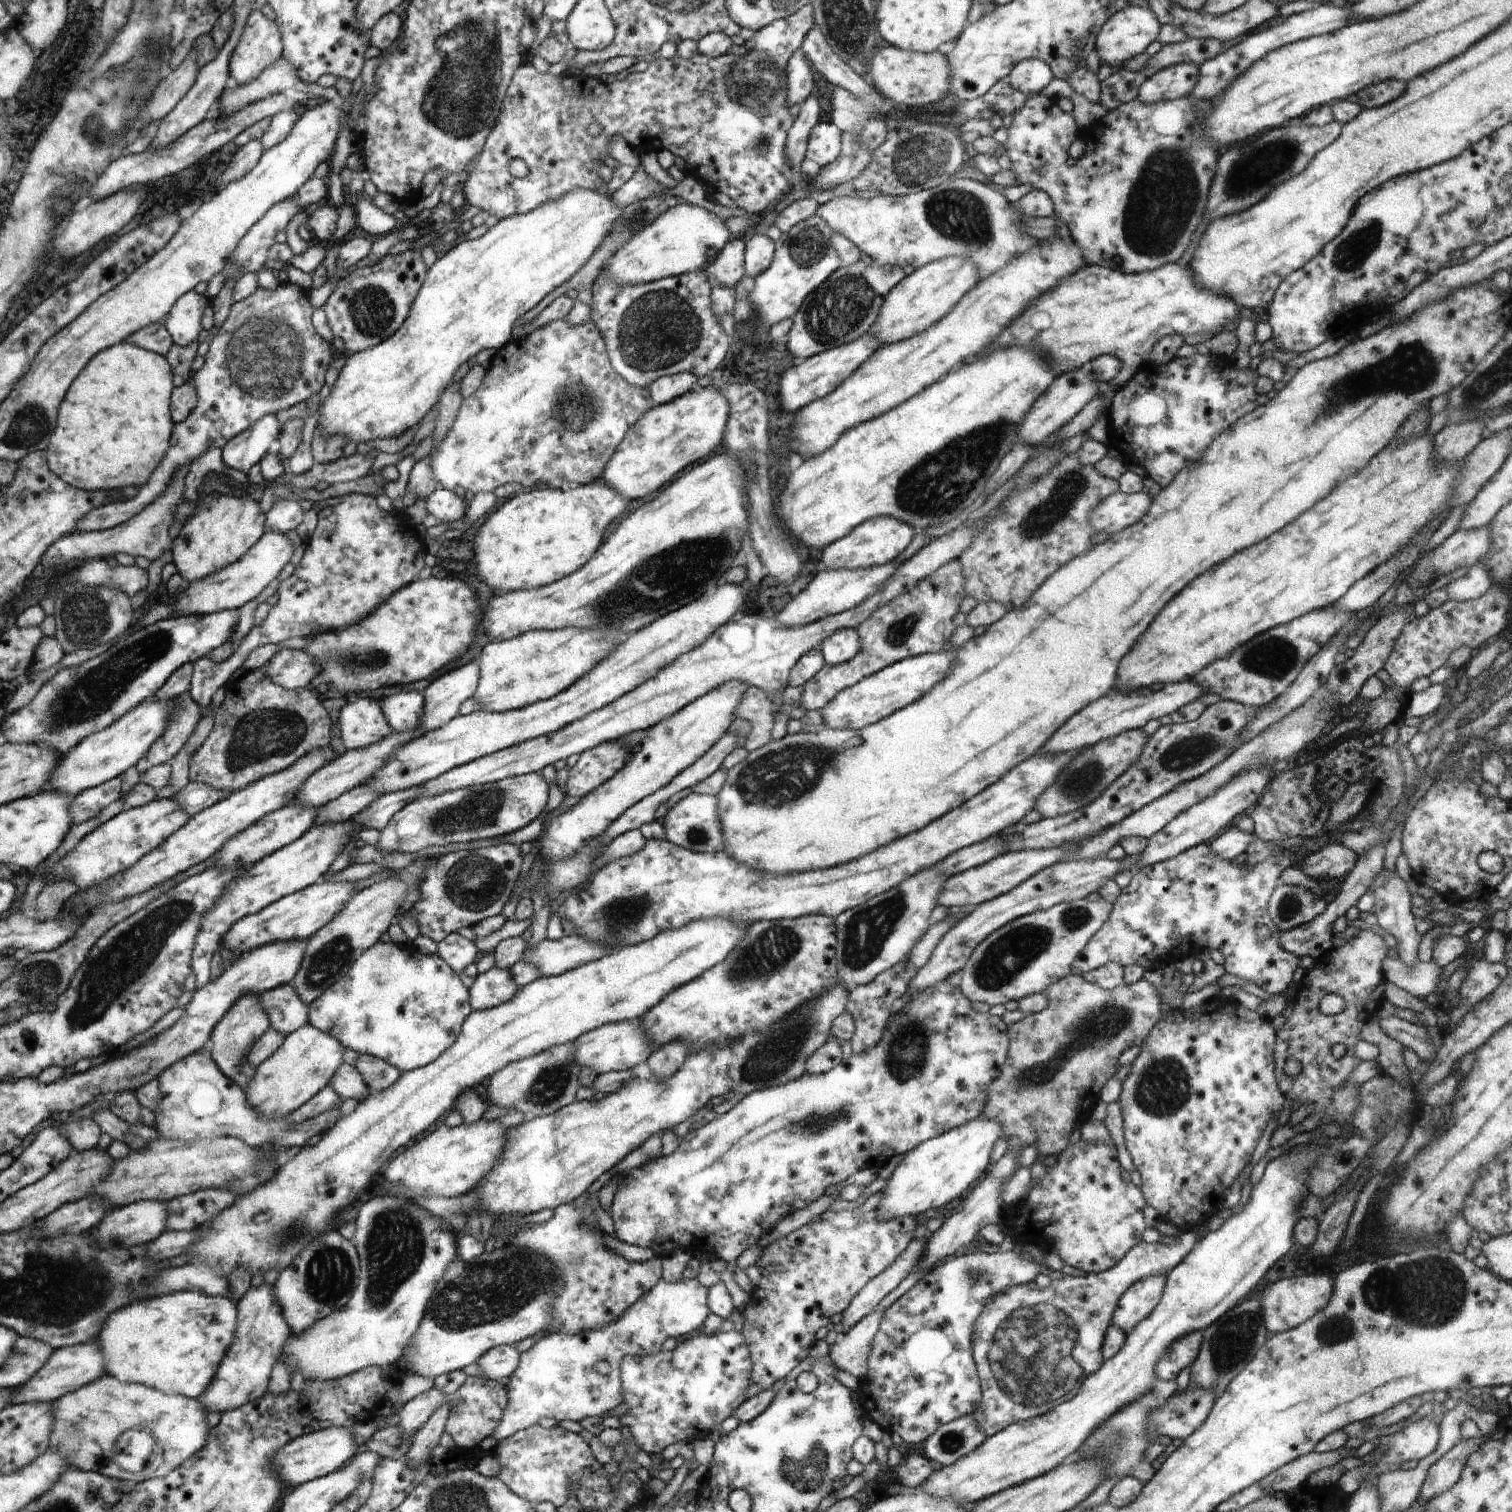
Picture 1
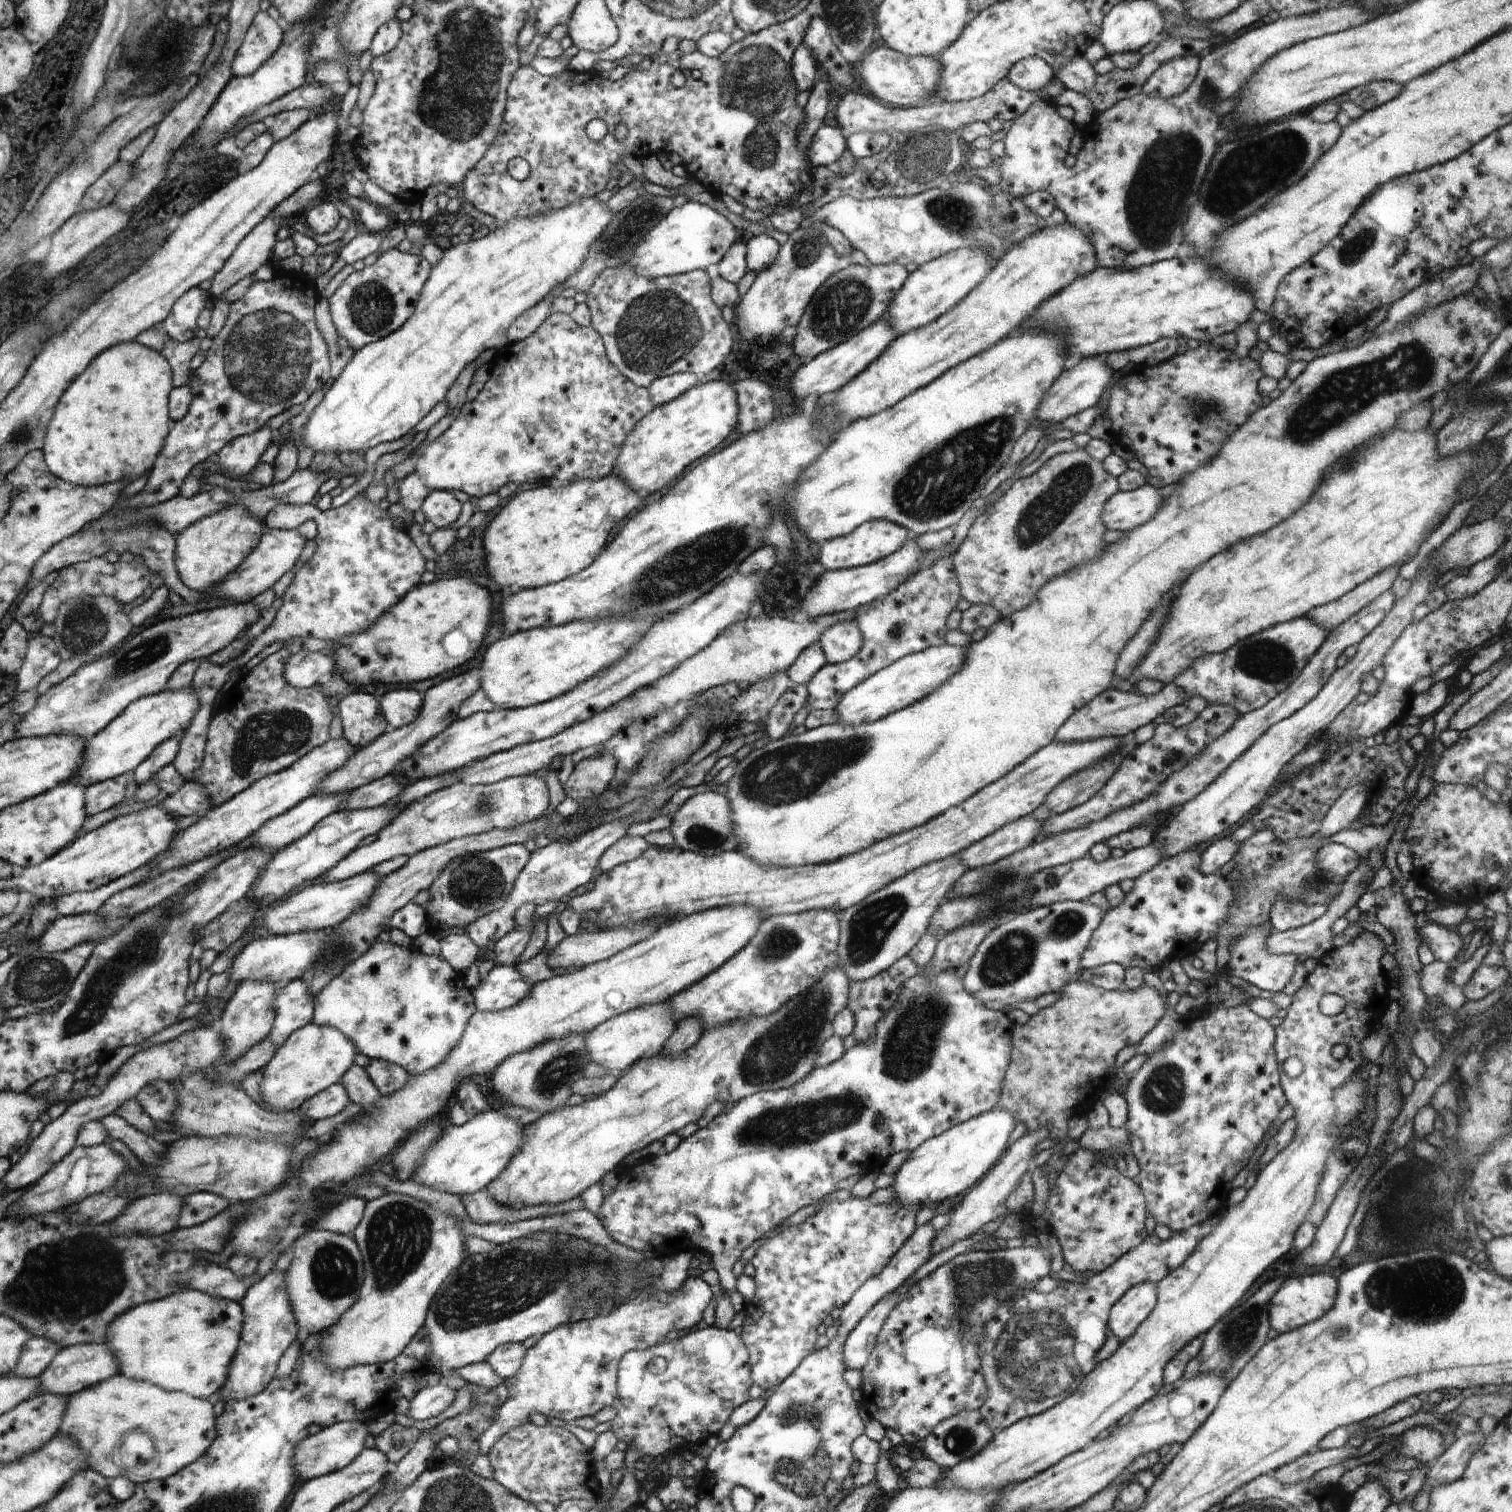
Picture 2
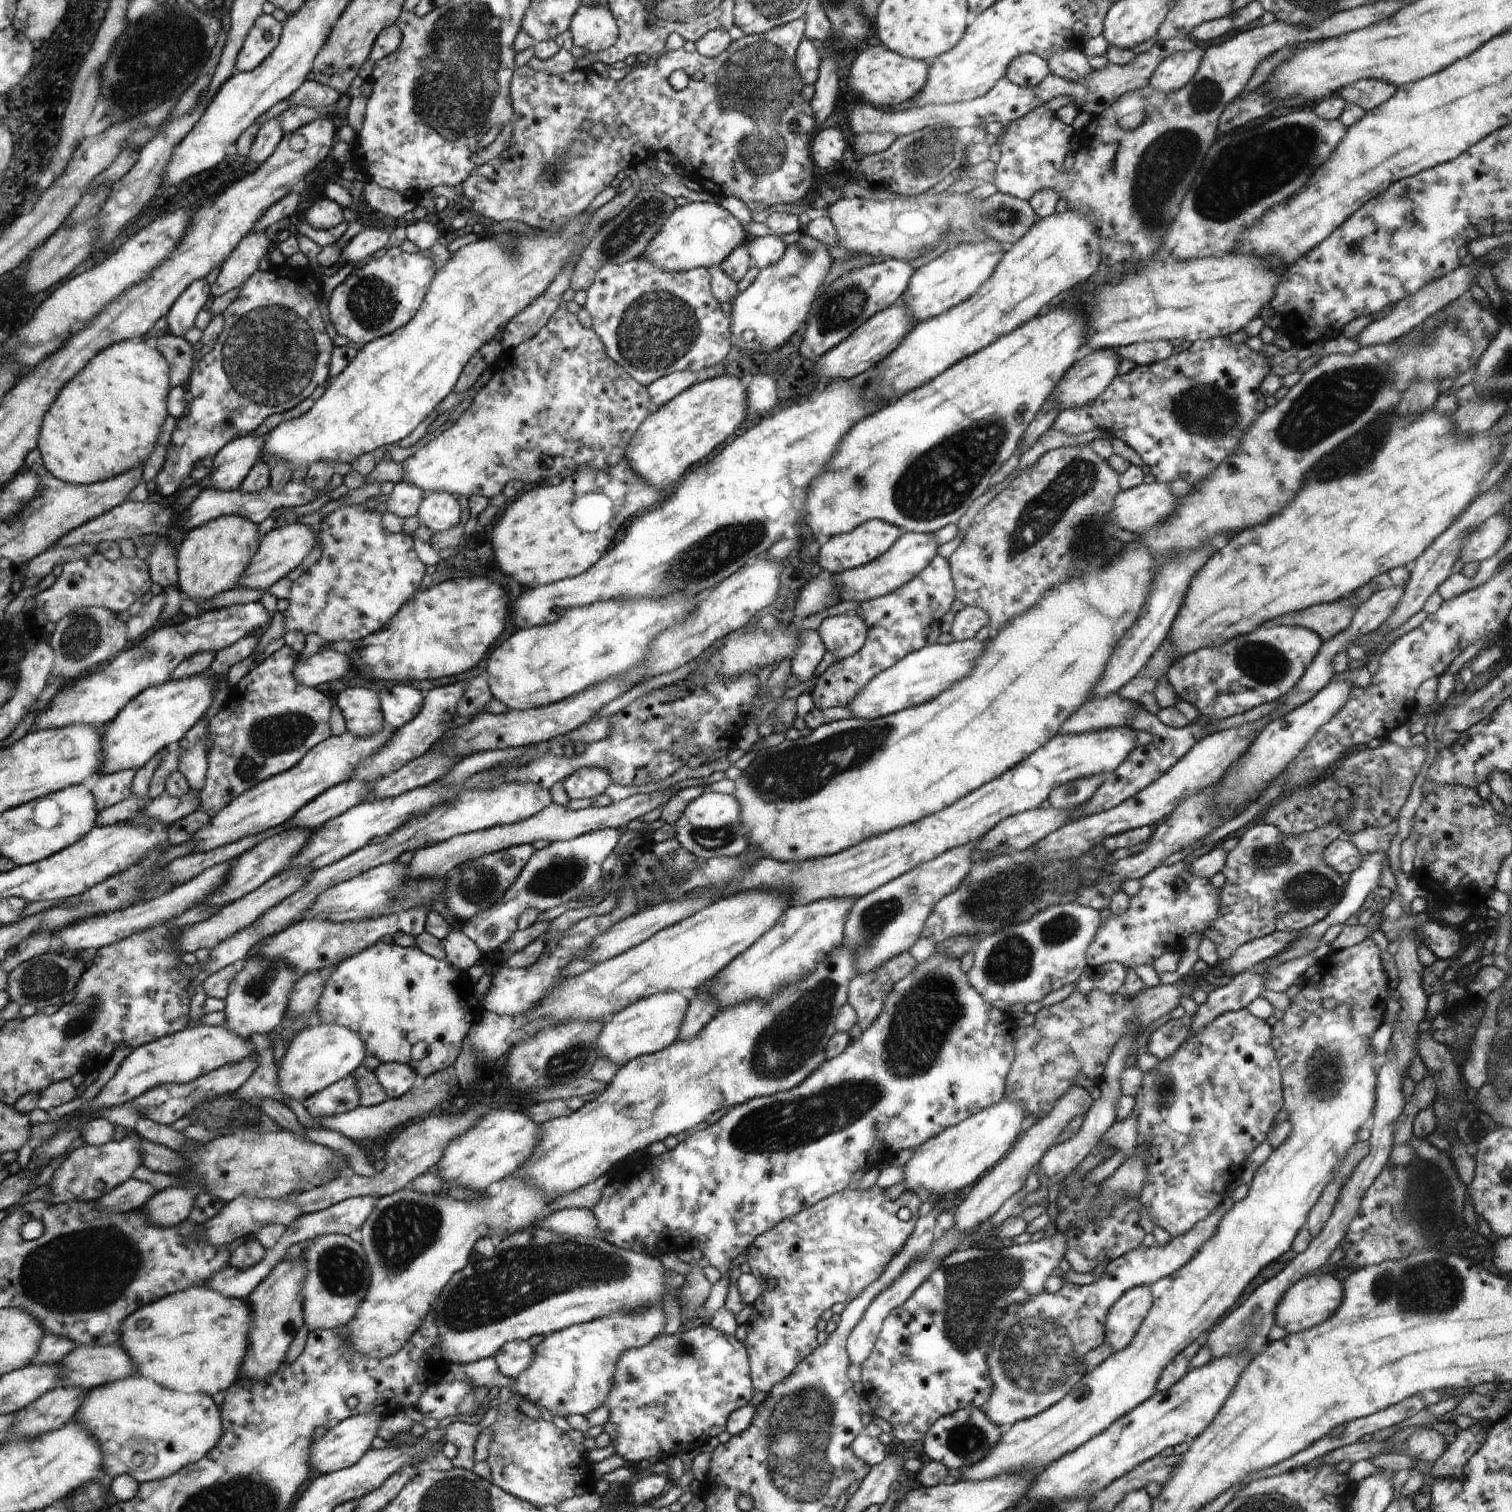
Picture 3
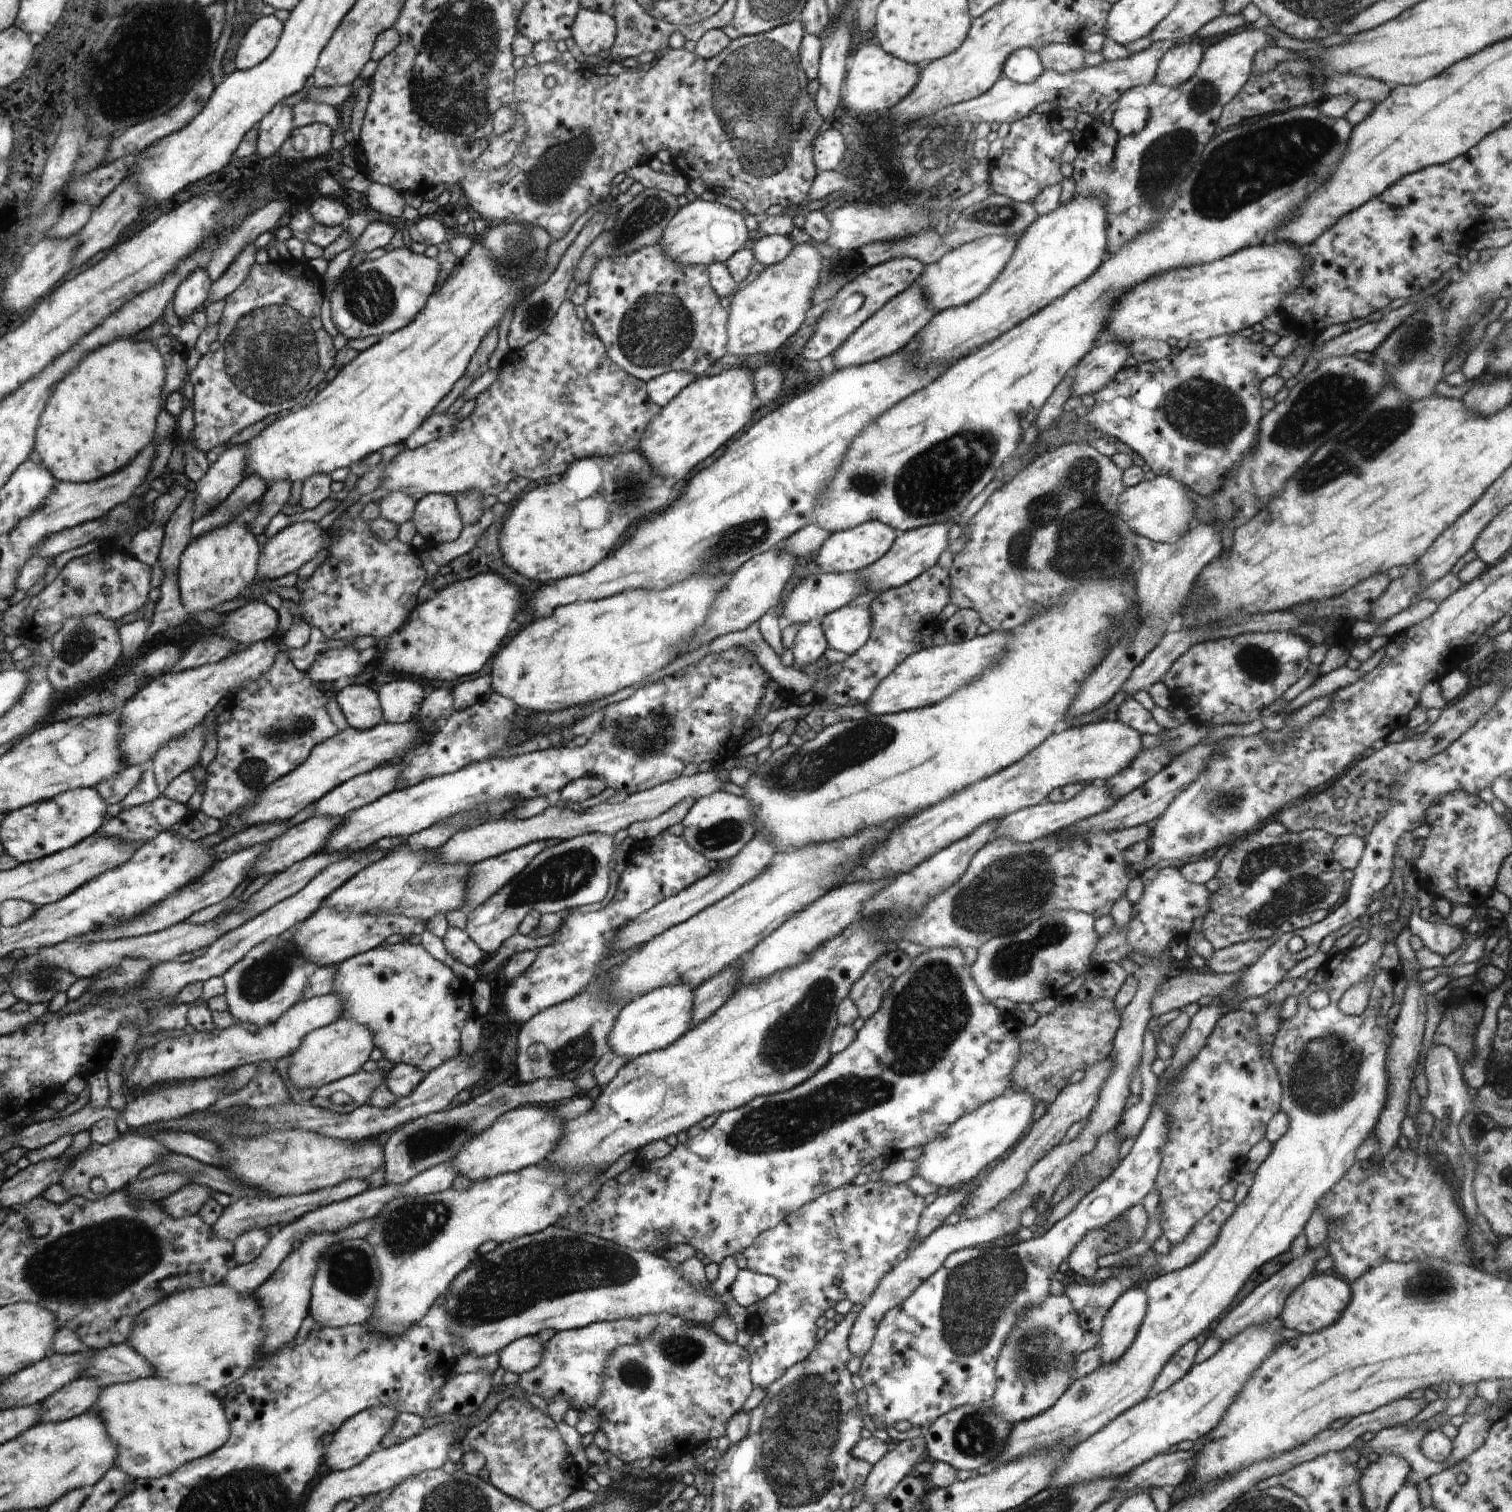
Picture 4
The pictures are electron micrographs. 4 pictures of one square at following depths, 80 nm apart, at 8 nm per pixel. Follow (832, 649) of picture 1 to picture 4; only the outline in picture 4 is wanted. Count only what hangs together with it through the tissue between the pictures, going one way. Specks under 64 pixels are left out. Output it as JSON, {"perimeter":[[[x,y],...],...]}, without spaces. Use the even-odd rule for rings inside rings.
{"perimeter":[[[844,605],[824,616],[819,624],[830,649],[851,655],[870,636],[871,614],[868,607]]]}

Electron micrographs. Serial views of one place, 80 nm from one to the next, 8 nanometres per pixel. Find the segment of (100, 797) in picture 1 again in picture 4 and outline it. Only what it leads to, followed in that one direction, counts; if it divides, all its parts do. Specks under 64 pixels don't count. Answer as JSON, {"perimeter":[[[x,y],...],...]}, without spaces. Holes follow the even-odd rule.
{"perimeter":[[[126,765],[117,772],[117,775],[103,780],[94,787],[101,793],[106,806],[108,804],[118,804],[140,780],[142,771],[142,768],[138,765]]]}

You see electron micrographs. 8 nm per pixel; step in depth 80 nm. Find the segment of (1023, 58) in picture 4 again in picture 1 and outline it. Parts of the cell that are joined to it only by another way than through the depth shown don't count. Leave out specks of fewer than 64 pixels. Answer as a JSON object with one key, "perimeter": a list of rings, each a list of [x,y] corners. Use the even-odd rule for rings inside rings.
{"perimeter":[[[1026,59],[1016,63],[1005,81],[1028,96],[1037,95],[1053,79],[1053,72],[1040,59]]]}

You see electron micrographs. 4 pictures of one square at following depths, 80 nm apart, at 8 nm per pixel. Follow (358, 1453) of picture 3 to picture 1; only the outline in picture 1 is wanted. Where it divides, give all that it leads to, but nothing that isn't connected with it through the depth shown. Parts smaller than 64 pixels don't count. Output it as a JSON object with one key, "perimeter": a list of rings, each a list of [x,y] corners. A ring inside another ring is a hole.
{"perimeter":[[[351,1427],[320,1429],[306,1436],[299,1436],[292,1442],[286,1443],[284,1448],[280,1448],[276,1459],[273,1460],[272,1472],[277,1469],[281,1479],[286,1480],[287,1488],[292,1489],[312,1479],[329,1475],[344,1466],[344,1462],[356,1454],[357,1448]]]}

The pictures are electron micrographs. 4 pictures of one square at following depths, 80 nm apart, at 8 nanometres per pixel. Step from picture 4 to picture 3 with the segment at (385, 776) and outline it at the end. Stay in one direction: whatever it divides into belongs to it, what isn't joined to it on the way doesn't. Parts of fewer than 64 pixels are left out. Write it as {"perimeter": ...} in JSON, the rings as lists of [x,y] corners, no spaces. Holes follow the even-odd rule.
{"perimeter":[[[346,781],[321,792],[312,802],[306,803],[288,822],[290,828],[310,831],[321,827],[324,822],[346,812],[358,803],[366,802],[365,798],[371,793],[372,783]]]}

